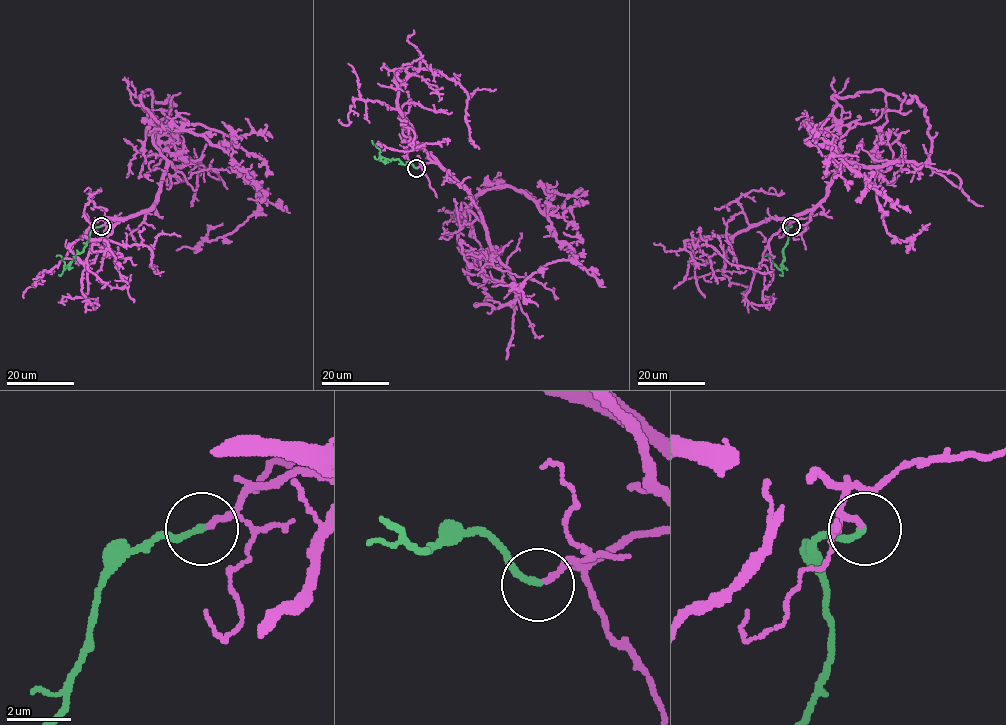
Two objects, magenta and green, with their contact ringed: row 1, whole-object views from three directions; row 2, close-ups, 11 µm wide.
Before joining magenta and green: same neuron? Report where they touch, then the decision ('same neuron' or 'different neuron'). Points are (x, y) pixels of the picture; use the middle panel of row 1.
(416, 168) | same neuron

